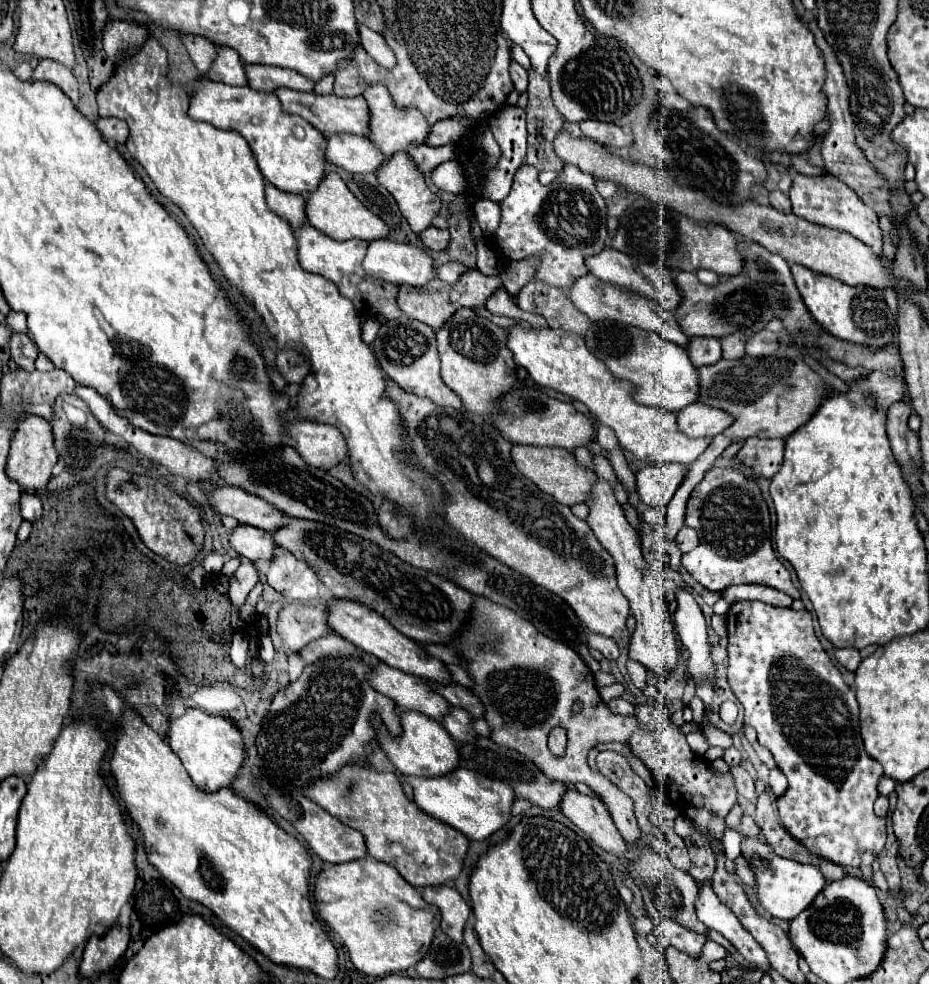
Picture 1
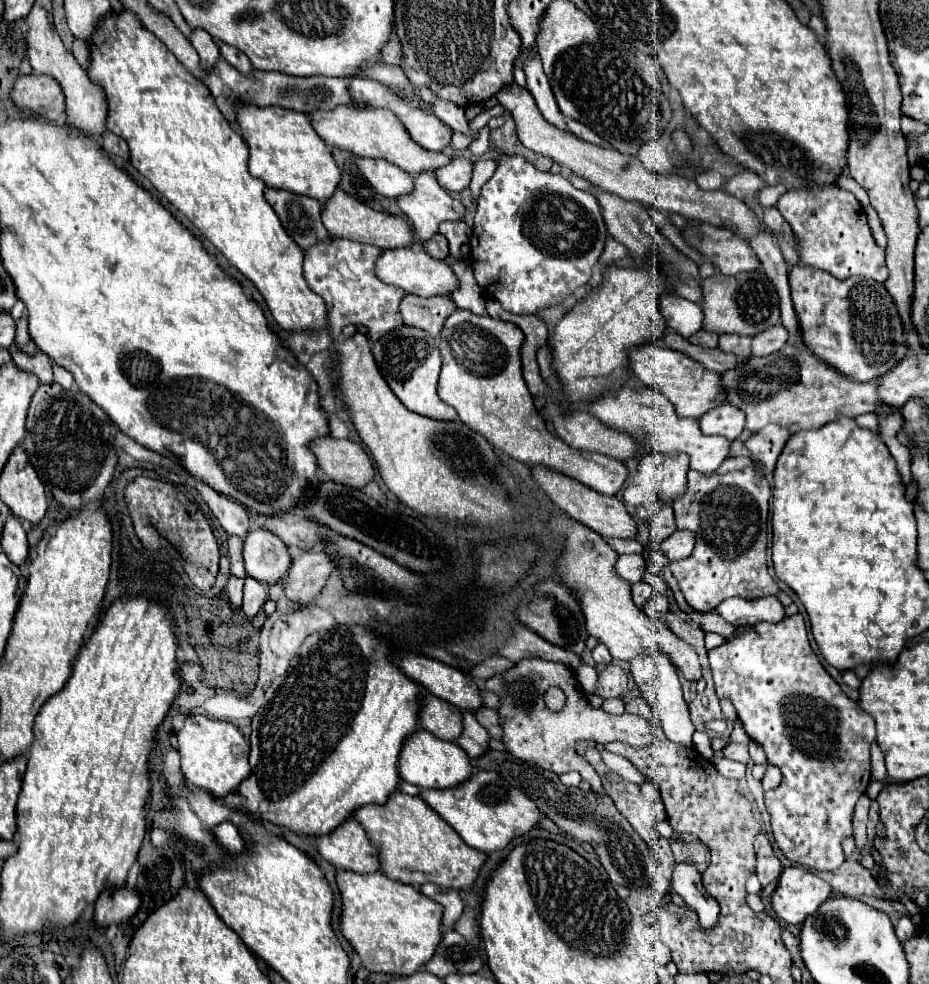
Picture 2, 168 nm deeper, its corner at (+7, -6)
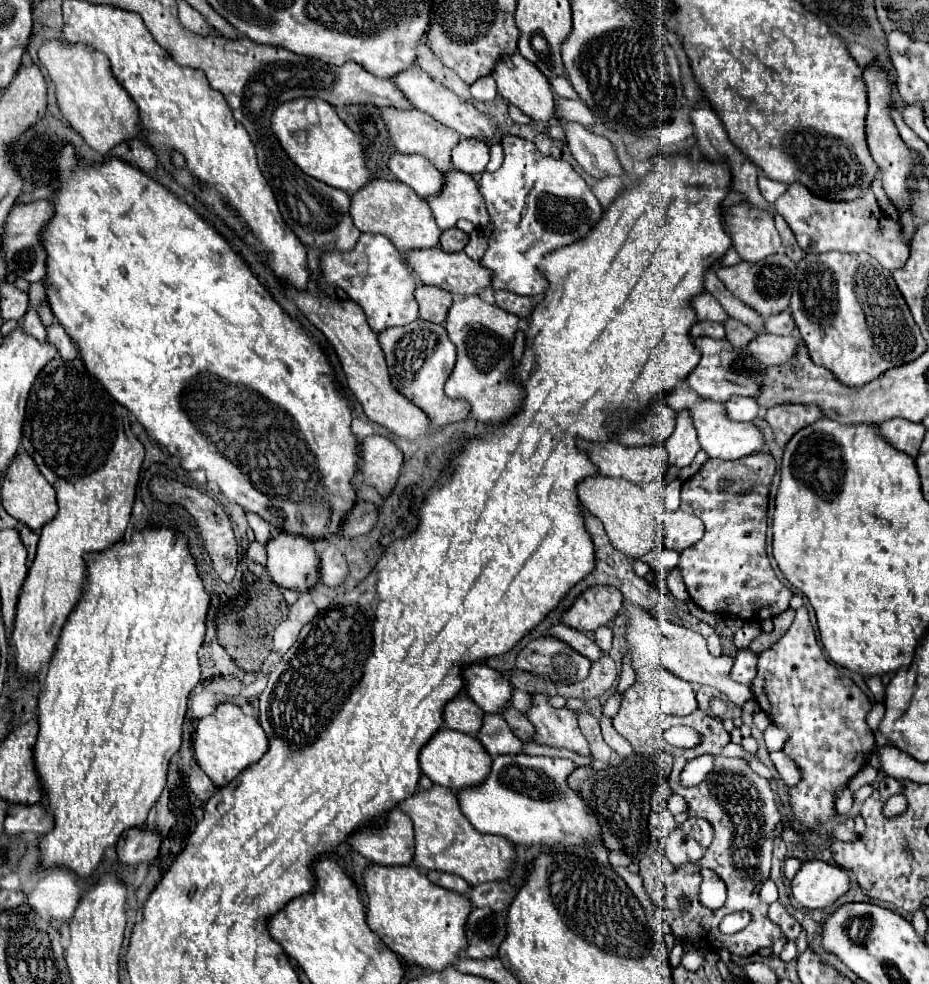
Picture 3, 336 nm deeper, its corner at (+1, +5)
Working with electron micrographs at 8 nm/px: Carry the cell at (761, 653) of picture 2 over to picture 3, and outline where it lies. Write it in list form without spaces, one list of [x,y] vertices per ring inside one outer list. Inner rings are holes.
[[[804,606],[796,610],[796,618],[790,630],[782,634],[776,644],[756,656],[758,672],[752,682],[752,694],[760,710],[768,716],[768,720],[788,732],[784,752],[796,762],[802,774],[796,786],[786,786],[792,814],[810,830],[810,834],[818,834],[820,826],[832,824],[836,820],[836,792],[848,788],[850,780],[868,764],[868,758],[874,752],[874,732],[866,724],[866,716],[872,710],[872,702],[848,676],[838,672],[824,656],[822,648],[818,646],[814,628],[808,620],[808,610]]]

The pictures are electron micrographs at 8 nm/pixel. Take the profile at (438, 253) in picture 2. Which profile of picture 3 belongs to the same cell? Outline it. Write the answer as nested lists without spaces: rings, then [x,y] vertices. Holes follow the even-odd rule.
[[[448,228],[448,230],[444,230],[442,236],[440,236],[440,248],[442,248],[444,252],[460,252],[460,250],[464,250],[464,246],[466,246],[468,242],[470,242],[468,234],[464,234],[464,232],[458,230],[458,228]]]

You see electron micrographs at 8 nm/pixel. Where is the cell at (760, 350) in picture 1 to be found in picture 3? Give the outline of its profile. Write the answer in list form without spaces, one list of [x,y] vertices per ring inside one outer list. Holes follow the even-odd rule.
[[[780,312],[772,318],[766,318],[764,322],[764,332],[768,334],[778,334],[778,336],[788,336],[794,332],[794,320],[790,312]]]

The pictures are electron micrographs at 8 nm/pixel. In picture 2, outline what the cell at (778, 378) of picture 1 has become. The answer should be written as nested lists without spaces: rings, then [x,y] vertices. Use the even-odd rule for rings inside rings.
[[[792,345],[782,347],[768,357],[752,357],[744,369],[726,371],[722,375],[722,385],[726,387],[728,403],[740,407],[746,413],[746,427],[756,433],[768,423],[776,423],[780,427],[790,429],[792,433],[804,429],[818,429],[828,421],[834,421],[836,415],[858,417],[862,413],[878,413],[878,429],[880,437],[896,459],[898,471],[904,483],[910,483],[910,451],[898,441],[898,433],[904,427],[902,409],[894,409],[892,413],[882,413],[880,407],[886,405],[878,395],[880,379],[856,383],[848,377],[838,375],[834,369],[826,367],[826,363],[818,361],[818,357],[810,351],[800,351]]]

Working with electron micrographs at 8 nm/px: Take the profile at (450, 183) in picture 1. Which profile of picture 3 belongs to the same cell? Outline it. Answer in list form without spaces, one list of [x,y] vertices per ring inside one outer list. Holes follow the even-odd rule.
[[[476,138],[460,140],[452,150],[452,164],[456,170],[466,174],[484,172],[488,164],[488,144]]]

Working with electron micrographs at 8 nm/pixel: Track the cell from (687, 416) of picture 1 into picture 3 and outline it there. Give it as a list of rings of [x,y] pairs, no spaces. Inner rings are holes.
[[[732,396],[726,404],[726,414],[734,422],[752,422],[758,414],[756,400],[754,398],[744,398],[744,396]]]

